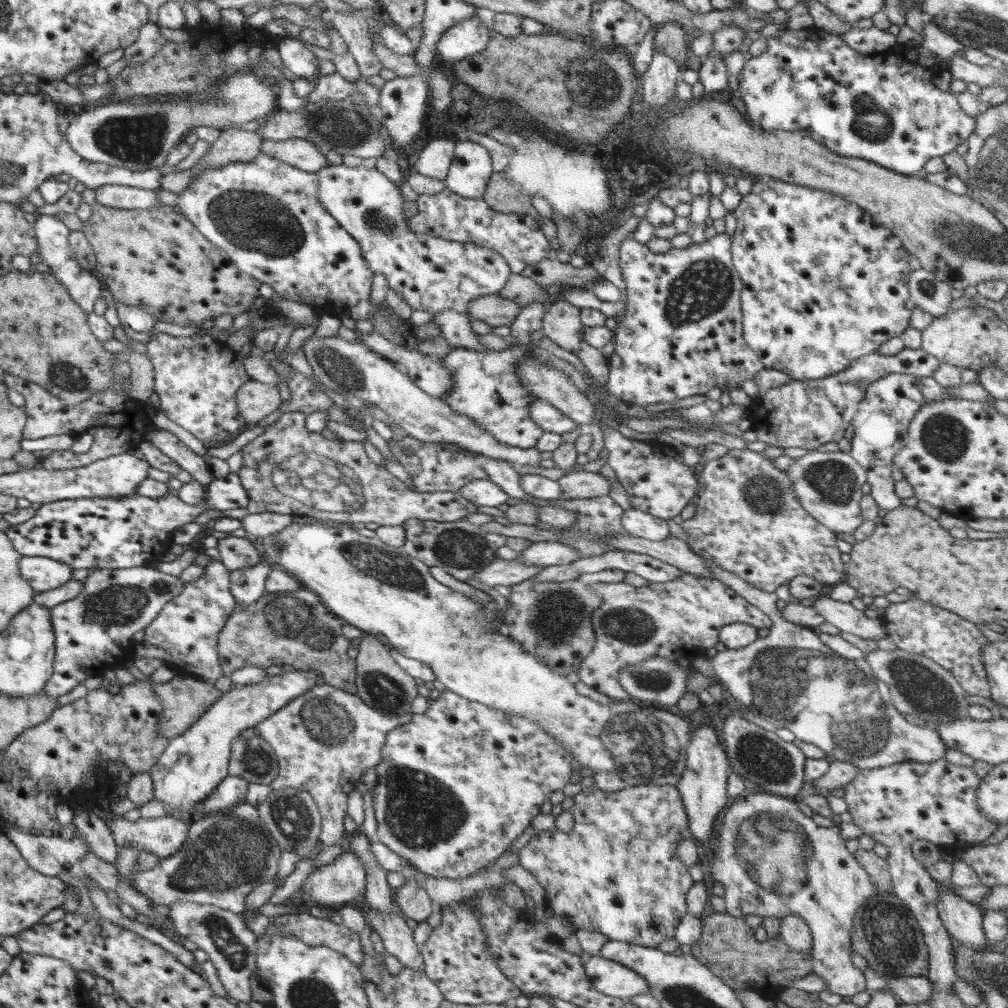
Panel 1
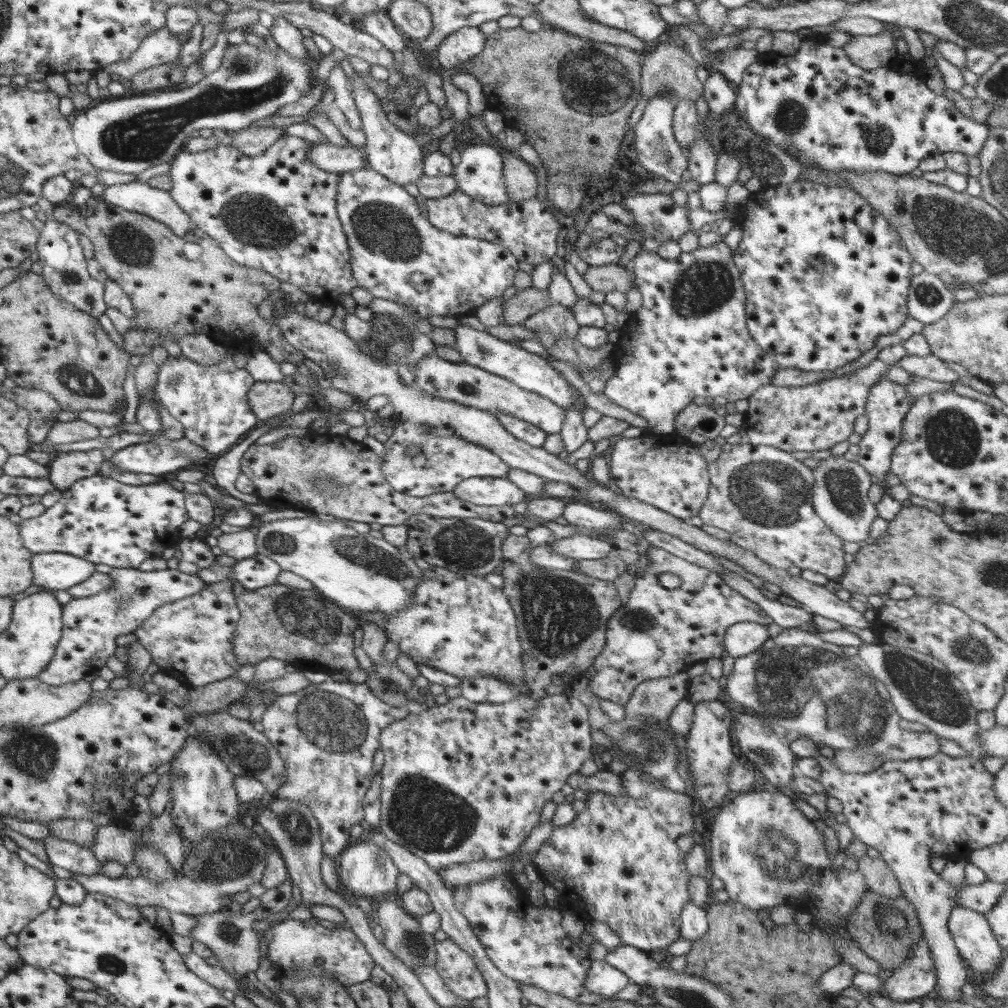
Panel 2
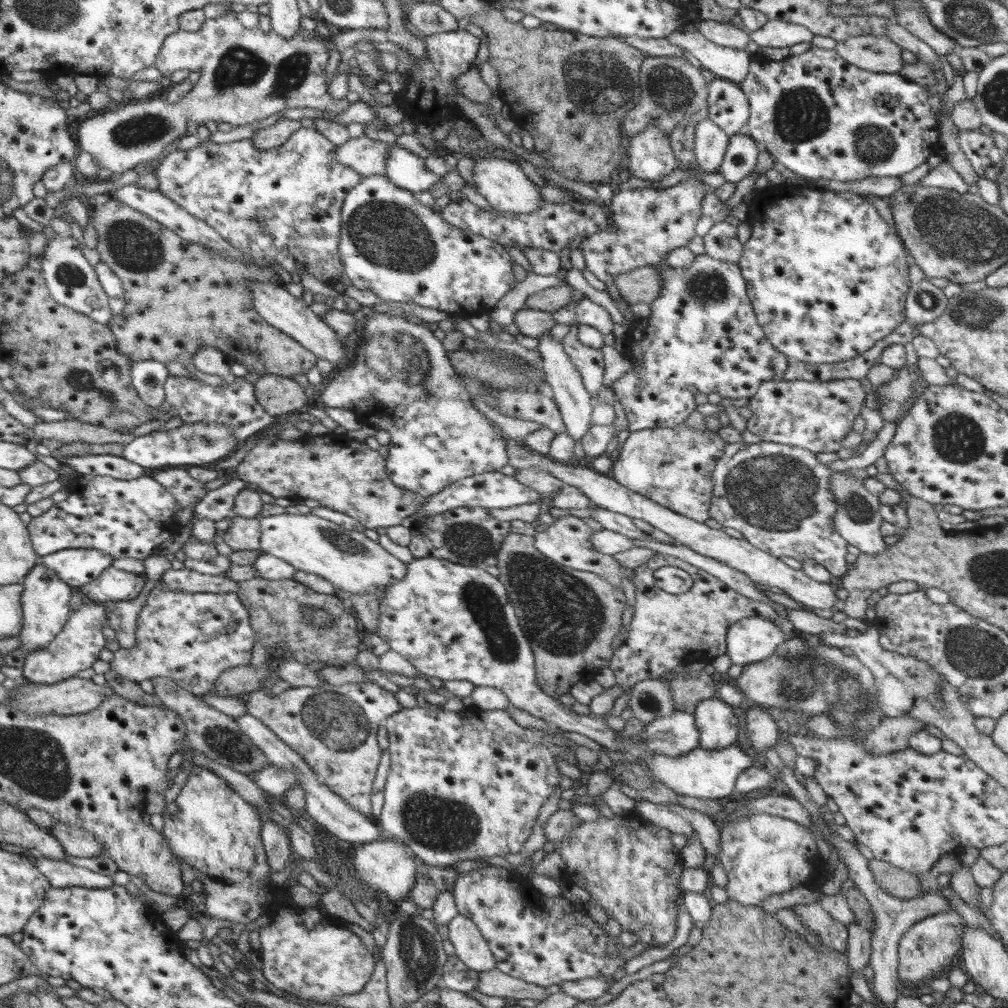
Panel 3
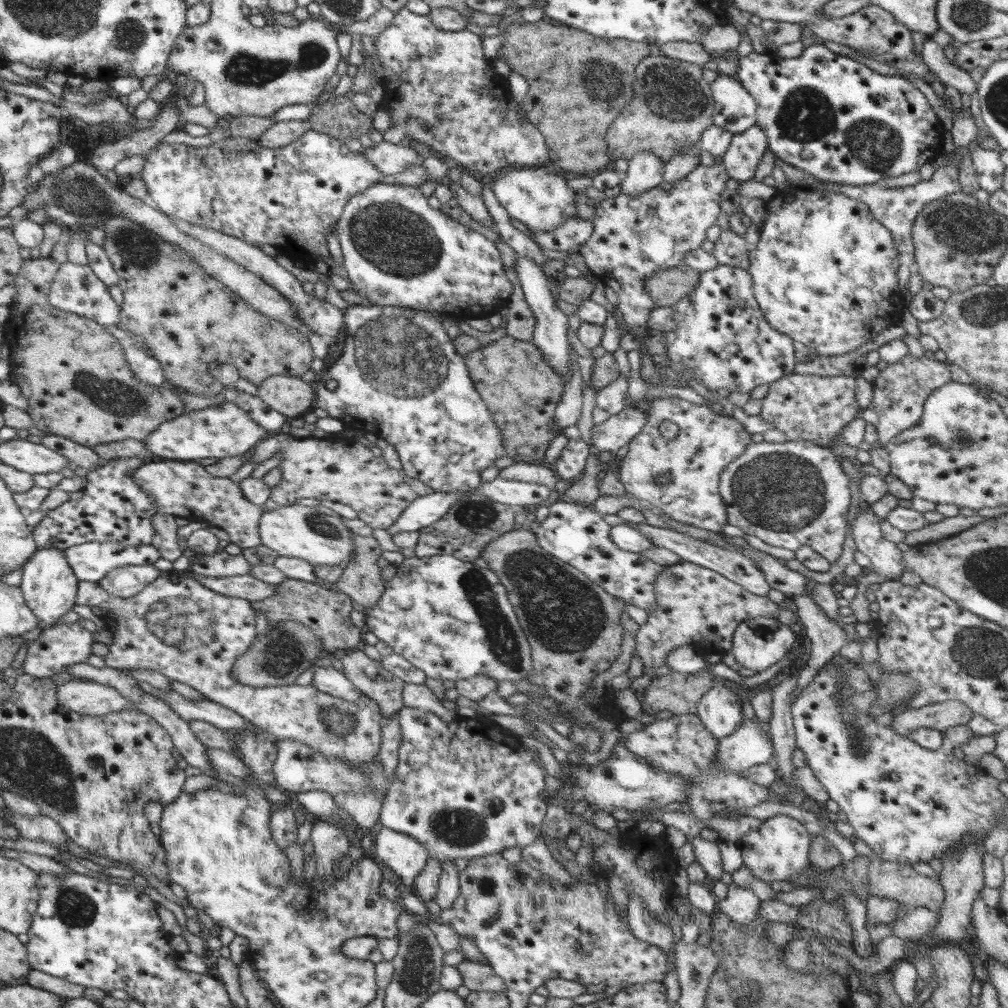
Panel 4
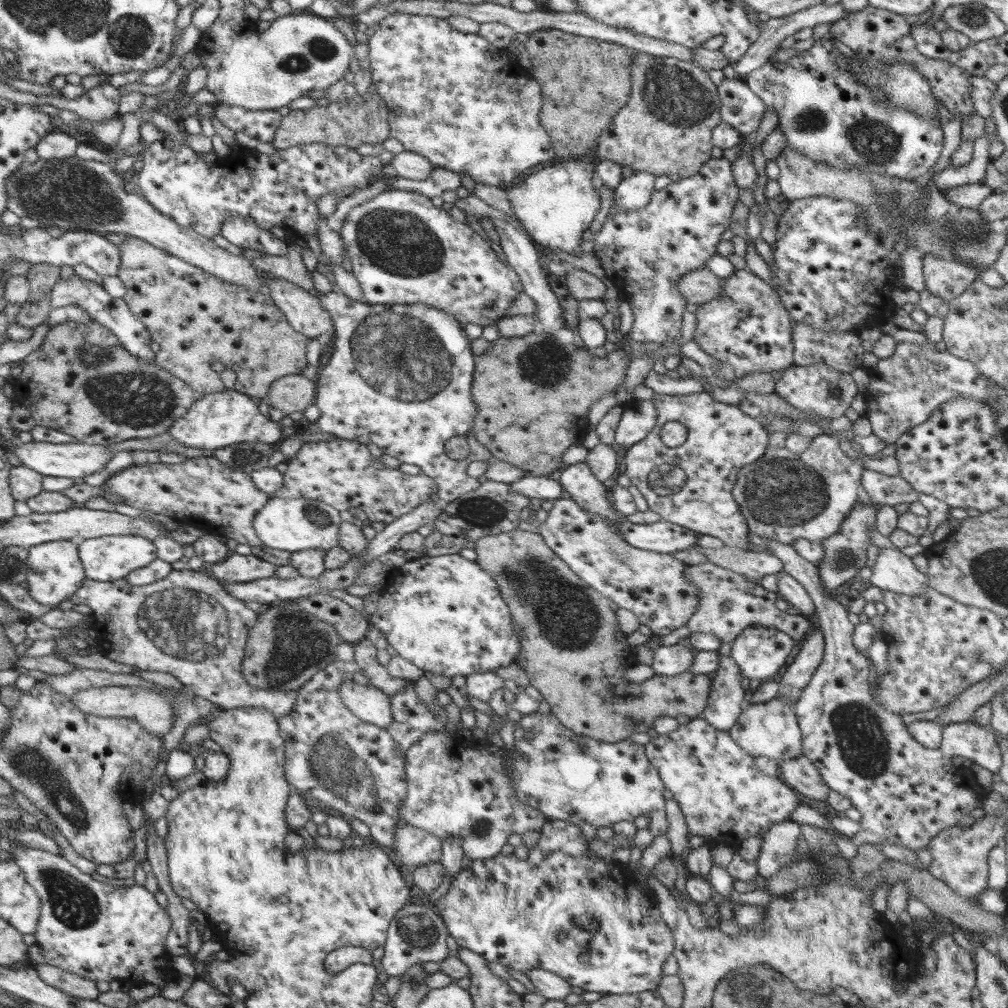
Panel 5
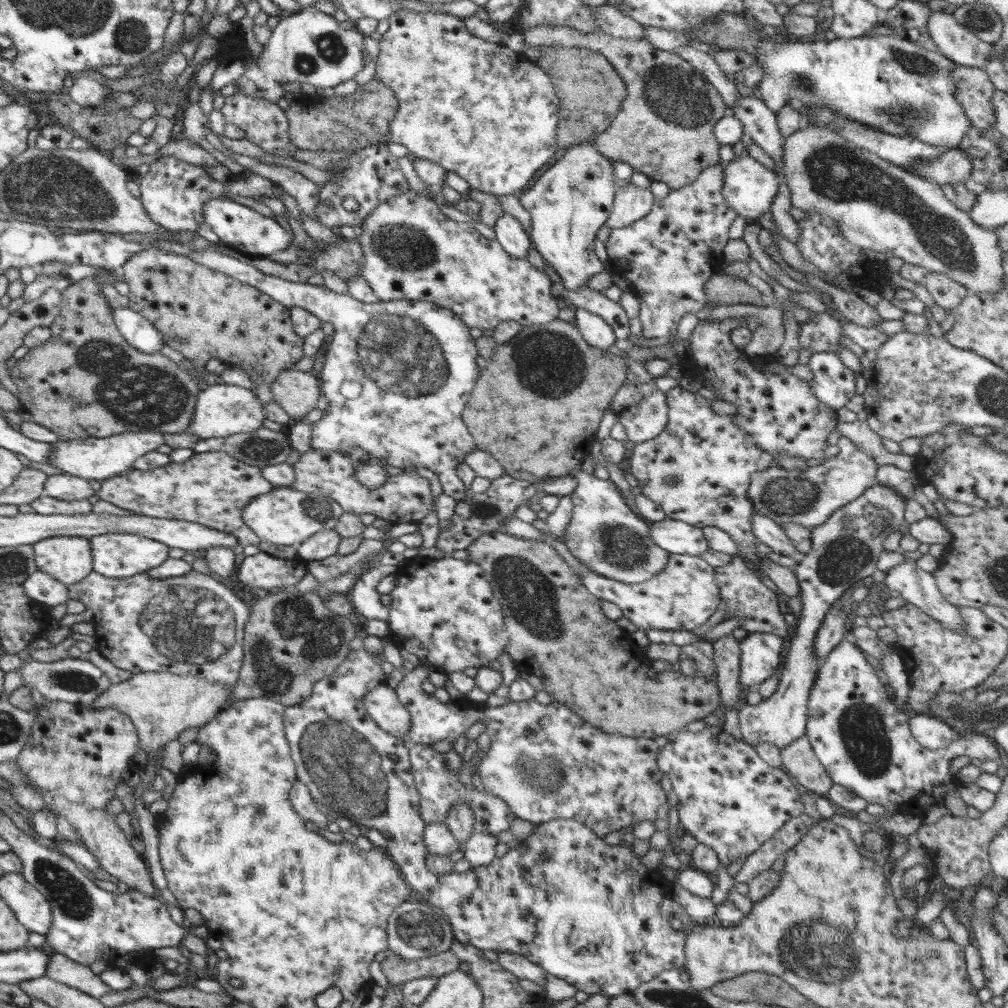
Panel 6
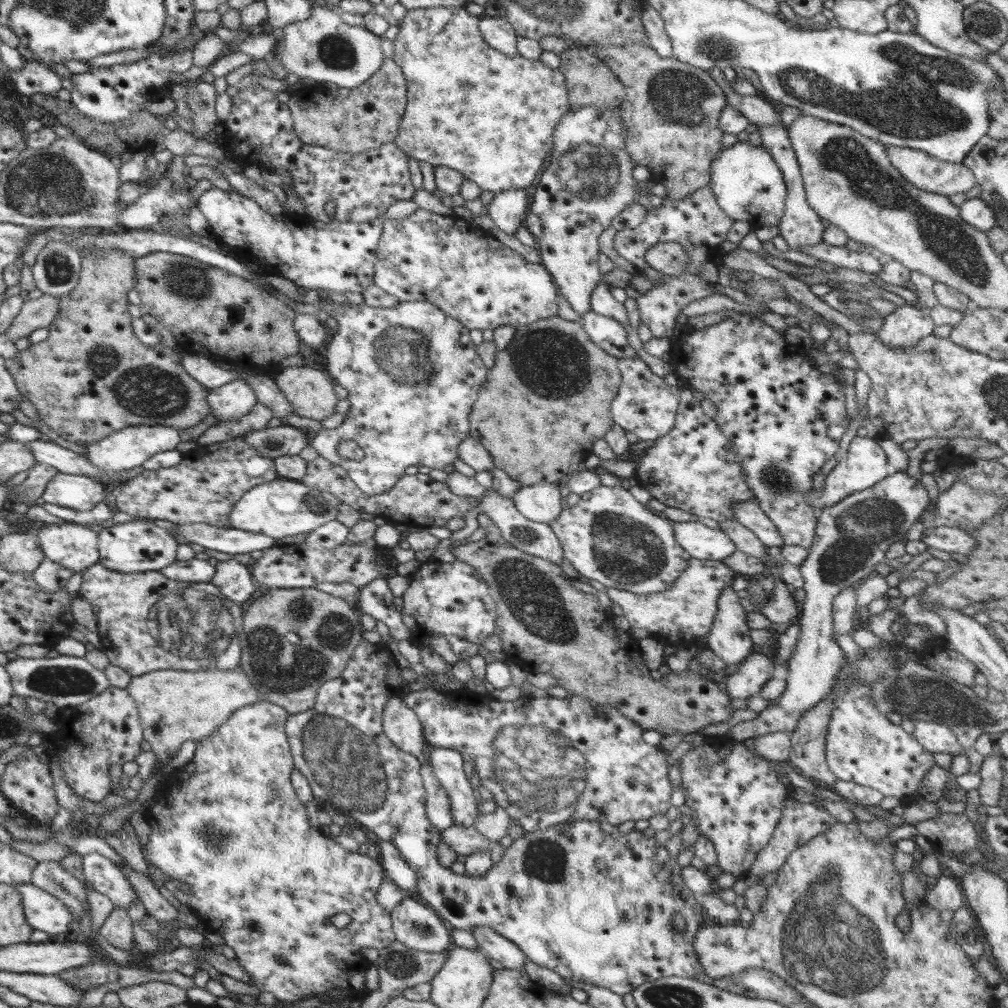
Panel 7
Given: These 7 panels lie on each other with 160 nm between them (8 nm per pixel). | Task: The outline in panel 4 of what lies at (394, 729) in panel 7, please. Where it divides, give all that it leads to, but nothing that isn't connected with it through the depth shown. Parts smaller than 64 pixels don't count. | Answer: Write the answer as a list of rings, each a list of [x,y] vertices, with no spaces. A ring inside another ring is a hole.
[[[332,666],[315,667],[312,671],[314,671],[312,685],[322,692],[339,696],[350,702],[359,702],[361,696],[364,695],[346,678],[342,671],[338,671]]]

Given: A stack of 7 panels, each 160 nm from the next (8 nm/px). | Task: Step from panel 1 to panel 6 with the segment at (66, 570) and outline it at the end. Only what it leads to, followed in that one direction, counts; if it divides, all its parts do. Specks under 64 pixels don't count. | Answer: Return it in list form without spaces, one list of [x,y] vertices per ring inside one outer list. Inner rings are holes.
[[[133,533],[102,534],[91,537],[88,542],[92,552],[93,571],[112,580],[149,572],[163,564],[168,559],[170,551],[166,544]]]

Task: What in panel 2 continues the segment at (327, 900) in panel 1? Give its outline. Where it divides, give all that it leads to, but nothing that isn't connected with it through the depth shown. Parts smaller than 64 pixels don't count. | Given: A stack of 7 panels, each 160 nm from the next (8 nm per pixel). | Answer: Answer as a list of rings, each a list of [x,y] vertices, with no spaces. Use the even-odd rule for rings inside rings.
[[[371,838],[361,839],[354,846],[346,847],[337,862],[337,875],[343,890],[354,894],[355,897],[397,898],[399,868],[393,863],[390,855],[376,846]]]

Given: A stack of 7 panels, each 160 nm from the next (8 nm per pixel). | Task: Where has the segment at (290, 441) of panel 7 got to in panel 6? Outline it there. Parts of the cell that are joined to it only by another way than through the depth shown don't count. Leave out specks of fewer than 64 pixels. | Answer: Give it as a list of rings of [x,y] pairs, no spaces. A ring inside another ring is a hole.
[[[260,427],[257,431],[199,441],[191,448],[199,452],[225,452],[249,464],[264,468],[284,462],[293,450],[290,439],[281,431]]]

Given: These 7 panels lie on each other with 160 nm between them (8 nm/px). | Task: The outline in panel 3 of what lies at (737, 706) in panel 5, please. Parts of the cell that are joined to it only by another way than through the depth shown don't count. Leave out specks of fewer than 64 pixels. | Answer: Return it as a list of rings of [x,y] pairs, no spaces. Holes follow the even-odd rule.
[[[707,698],[701,700],[695,708],[694,714],[697,731],[699,732],[698,746],[706,750],[723,749],[735,744],[738,736],[738,718],[732,707],[722,699]]]

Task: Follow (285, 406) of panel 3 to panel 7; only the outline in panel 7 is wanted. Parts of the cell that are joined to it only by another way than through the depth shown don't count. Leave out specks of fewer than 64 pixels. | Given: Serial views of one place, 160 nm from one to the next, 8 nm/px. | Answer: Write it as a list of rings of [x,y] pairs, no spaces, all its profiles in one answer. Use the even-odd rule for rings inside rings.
[[[305,364],[286,367],[274,380],[298,416],[321,421],[336,413],[339,399],[334,392],[335,382],[324,370]]]

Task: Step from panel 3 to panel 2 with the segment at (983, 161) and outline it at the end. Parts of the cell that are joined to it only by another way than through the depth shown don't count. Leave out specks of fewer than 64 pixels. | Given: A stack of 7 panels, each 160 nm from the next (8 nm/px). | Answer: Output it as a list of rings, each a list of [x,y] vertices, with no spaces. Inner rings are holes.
[[[817,36],[815,38],[802,39],[800,48],[794,56],[782,56],[780,54],[760,55],[759,58],[750,64],[742,76],[742,83],[737,88],[738,99],[741,102],[741,113],[744,113],[748,124],[752,130],[763,138],[768,138],[772,144],[775,144],[784,153],[787,153],[793,159],[799,161],[807,169],[822,169],[822,171],[838,173],[840,171],[852,171],[854,173],[866,173],[883,171],[894,175],[908,175],[910,172],[919,168],[922,160],[931,155],[943,155],[946,152],[960,152],[966,157],[978,157],[982,150],[984,142],[989,135],[990,123],[980,123],[976,120],[970,120],[969,116],[964,116],[961,110],[954,106],[952,100],[948,100],[945,95],[932,92],[926,86],[925,69],[921,67],[912,73],[894,72],[887,65],[878,67],[874,70],[864,70],[852,63],[843,48],[828,45],[824,40]]]

